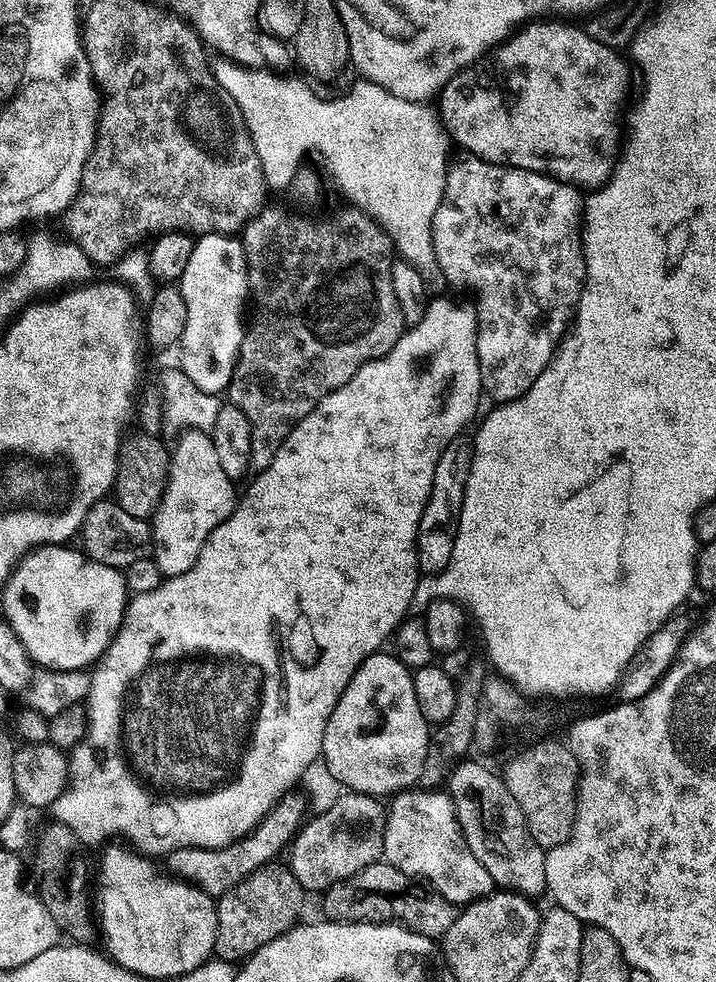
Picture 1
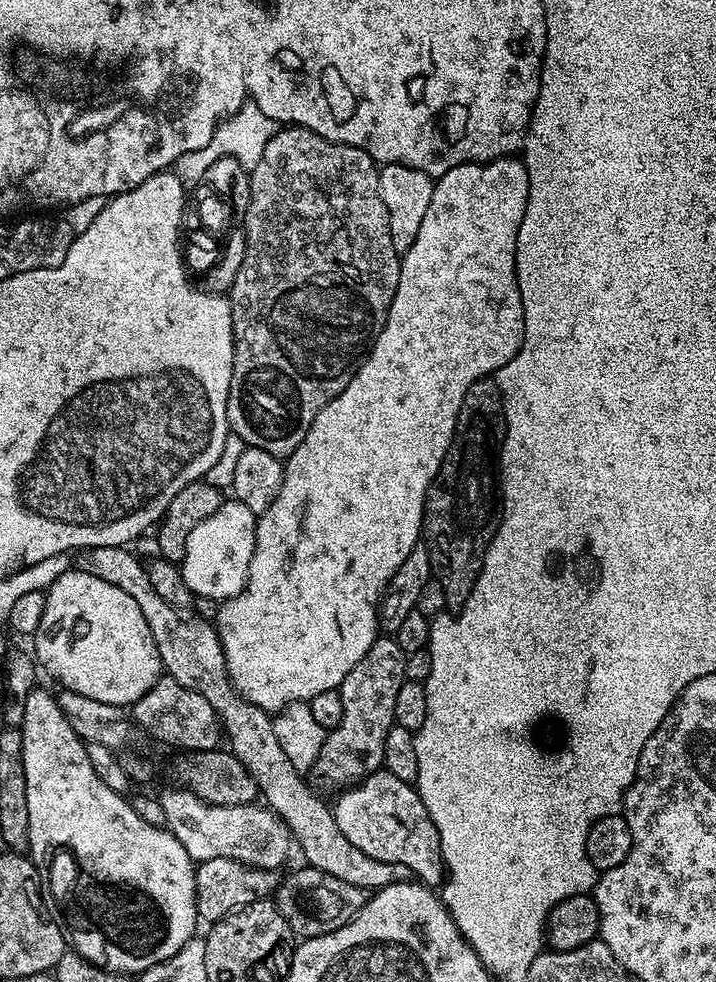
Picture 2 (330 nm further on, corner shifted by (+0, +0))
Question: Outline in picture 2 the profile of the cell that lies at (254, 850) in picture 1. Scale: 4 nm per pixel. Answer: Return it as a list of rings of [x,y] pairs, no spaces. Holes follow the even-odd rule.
[[[388,634],[381,635],[340,683],[338,691],[342,698],[342,718],[325,735],[314,769],[314,776],[322,783],[335,790],[343,790],[359,784],[371,772],[384,768],[386,734],[390,734],[394,726],[394,698],[398,698],[398,690],[405,682],[405,655],[396,639]]]

